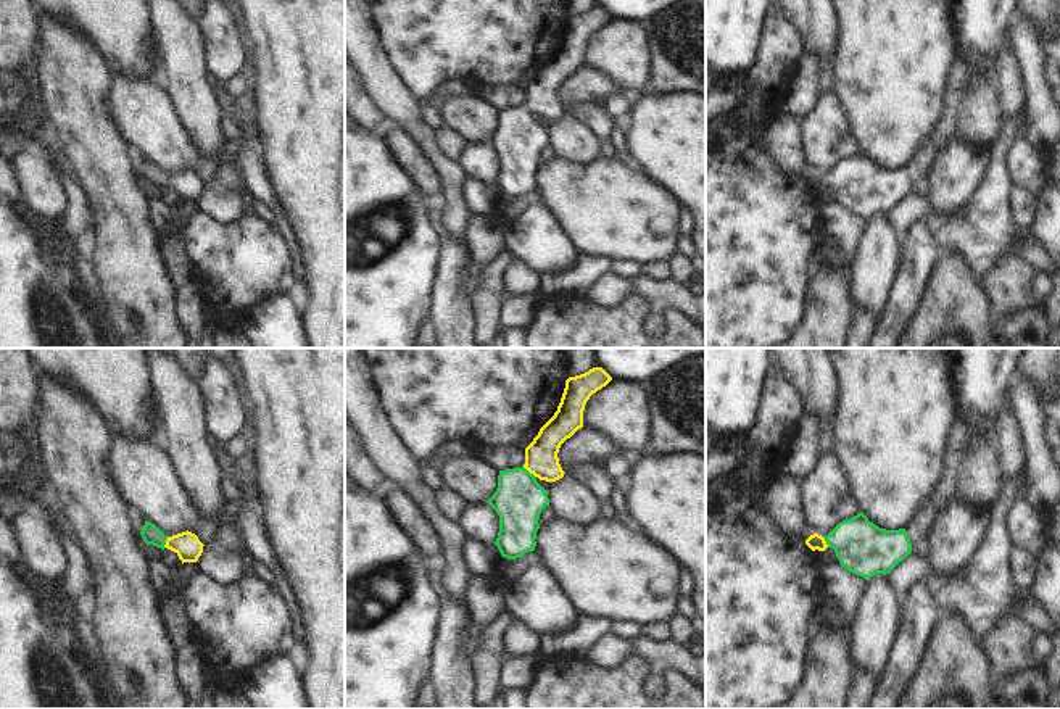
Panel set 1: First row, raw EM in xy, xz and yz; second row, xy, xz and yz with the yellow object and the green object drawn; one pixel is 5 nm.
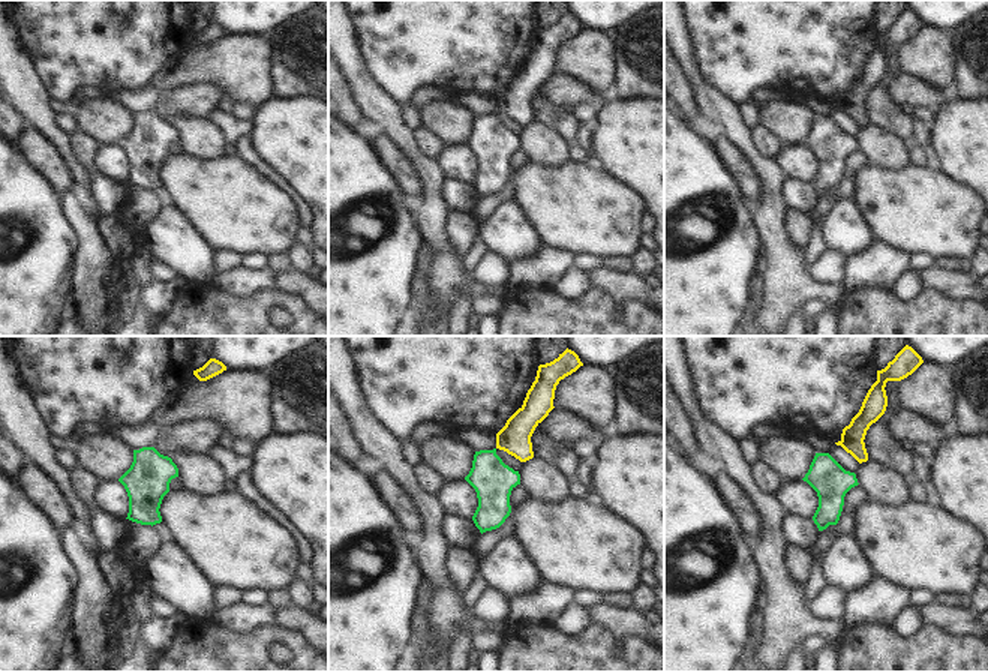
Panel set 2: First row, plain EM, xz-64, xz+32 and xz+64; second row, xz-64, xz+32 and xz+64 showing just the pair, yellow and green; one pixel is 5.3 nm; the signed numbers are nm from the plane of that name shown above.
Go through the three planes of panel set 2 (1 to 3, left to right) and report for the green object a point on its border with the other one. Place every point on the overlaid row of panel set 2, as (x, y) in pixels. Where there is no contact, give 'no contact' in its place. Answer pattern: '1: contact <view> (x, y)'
1: no contact
2: no contact
3: no contact

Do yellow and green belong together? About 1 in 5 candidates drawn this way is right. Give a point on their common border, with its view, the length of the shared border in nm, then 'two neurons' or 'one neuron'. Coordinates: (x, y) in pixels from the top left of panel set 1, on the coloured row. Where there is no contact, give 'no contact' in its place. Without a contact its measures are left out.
meets yellow in xz at (529, 471); contact 90 nm long; one neuron

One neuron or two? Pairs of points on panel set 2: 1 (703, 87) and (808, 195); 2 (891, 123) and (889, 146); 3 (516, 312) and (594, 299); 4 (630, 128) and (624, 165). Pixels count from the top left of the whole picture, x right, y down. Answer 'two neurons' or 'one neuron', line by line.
1: two neurons
2: two neurons
3: one neuron
4: one neuron

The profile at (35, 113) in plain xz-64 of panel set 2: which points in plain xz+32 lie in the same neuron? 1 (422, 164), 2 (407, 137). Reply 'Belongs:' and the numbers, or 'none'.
Belongs: 1, 2

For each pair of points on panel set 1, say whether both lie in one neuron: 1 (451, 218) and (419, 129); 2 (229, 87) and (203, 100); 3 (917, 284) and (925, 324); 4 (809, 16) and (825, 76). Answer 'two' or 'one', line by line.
1: one
2: two
3: two
4: one

